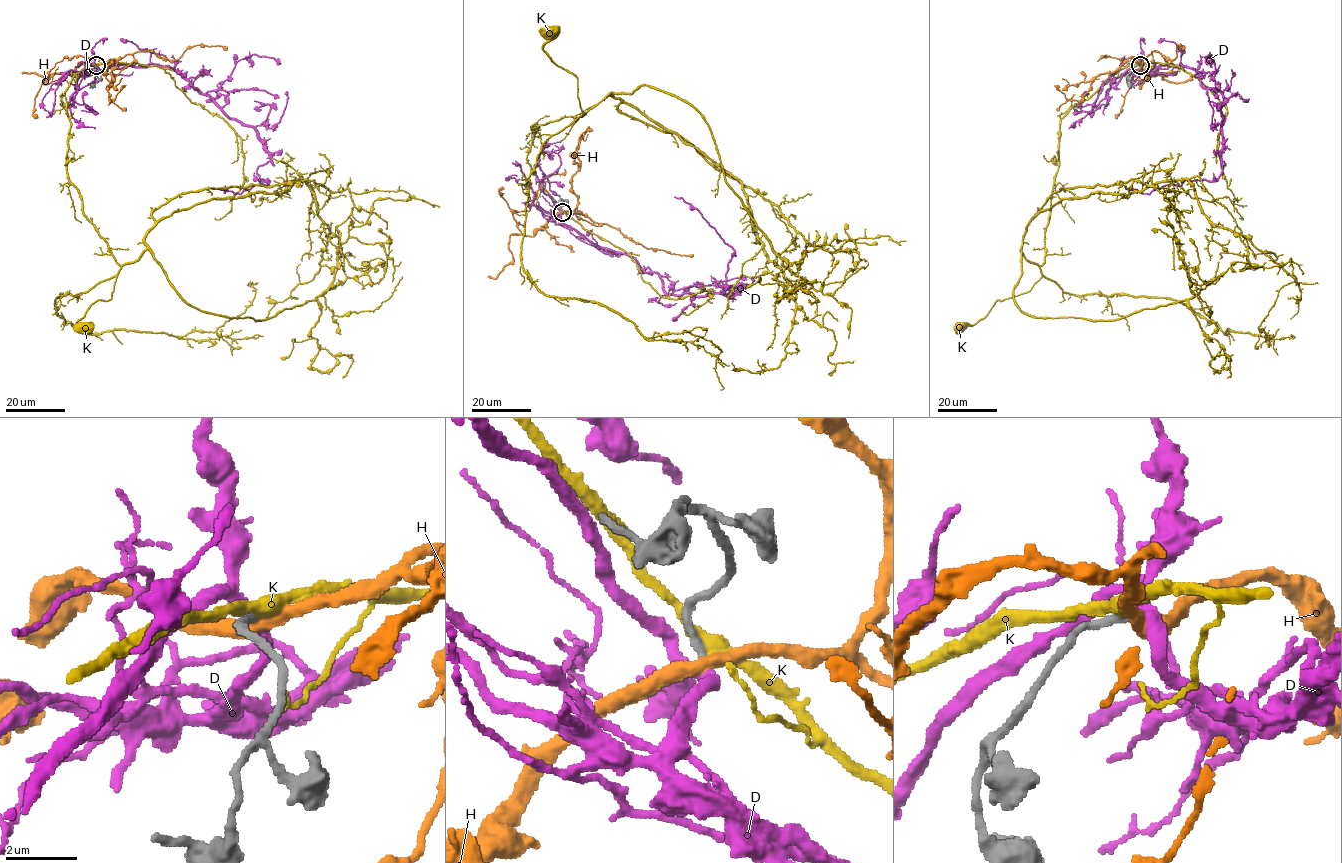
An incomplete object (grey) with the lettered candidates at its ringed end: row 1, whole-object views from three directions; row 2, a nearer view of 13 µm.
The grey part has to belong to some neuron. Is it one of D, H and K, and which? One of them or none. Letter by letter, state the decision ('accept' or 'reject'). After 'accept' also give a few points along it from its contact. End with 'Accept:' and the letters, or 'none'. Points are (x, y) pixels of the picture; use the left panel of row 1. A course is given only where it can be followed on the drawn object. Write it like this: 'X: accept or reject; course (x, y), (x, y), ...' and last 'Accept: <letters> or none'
D: accept; course (96, 65), (99, 73), (168, 66), (251, 125), (268, 154), (256, 174), (268, 185), (241, 193), (208, 187)
H: reject
K: reject
Accept: D

